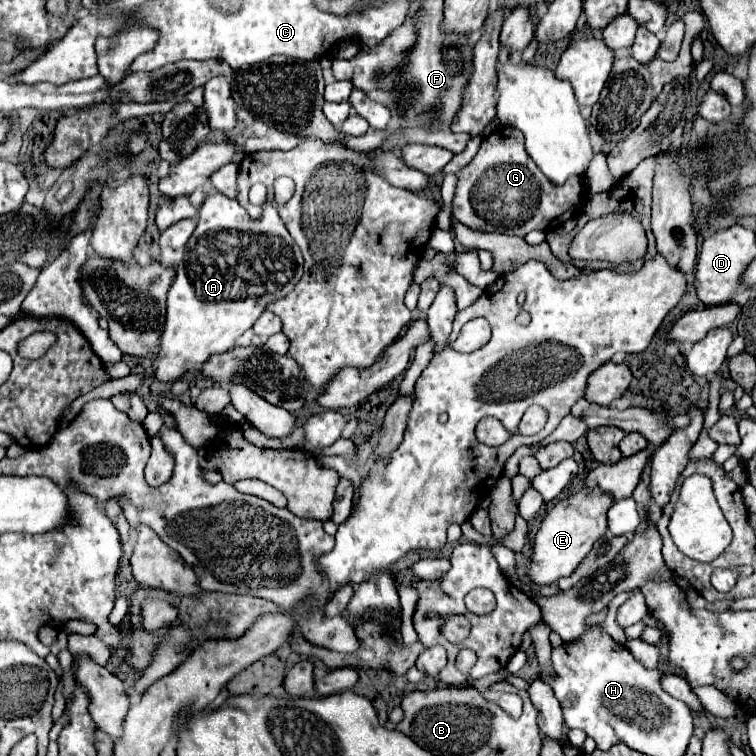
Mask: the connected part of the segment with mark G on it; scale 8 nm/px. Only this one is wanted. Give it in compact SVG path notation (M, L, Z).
M499 126L495 128L479 146L475 158L457 172L459 184L453 200L453 218L471 226L481 228L485 232L499 232L499 234L513 234L513 236L527 236L533 230L549 232L559 228L563 222L575 218L587 198L585 180L581 176L571 176L565 184L557 186L551 182L539 168L533 164L529 154L523 148L523 136L513 126Z

